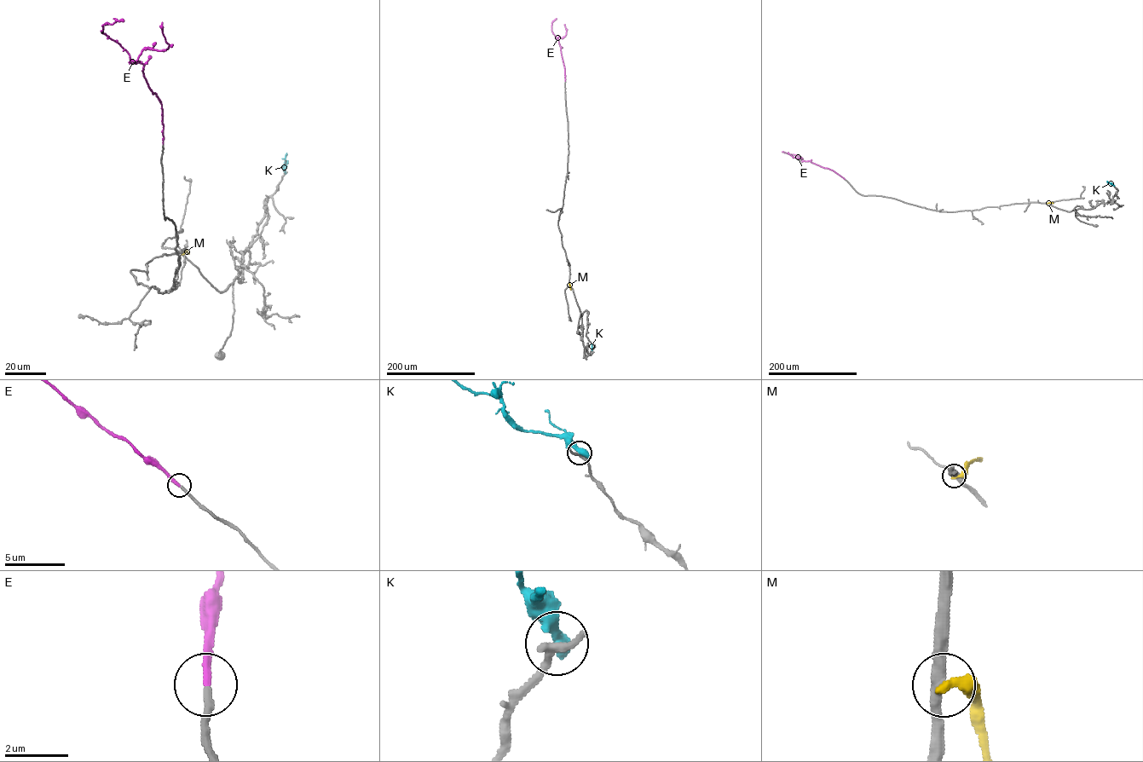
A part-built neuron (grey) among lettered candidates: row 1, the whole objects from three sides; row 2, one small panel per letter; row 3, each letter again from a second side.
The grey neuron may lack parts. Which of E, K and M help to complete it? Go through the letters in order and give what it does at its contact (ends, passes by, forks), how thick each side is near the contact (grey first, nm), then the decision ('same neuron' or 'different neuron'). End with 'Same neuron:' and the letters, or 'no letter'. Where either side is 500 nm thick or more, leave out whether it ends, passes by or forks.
E: it ends | 240/280 nm | same neuron
K: 360/500 nm | different neuron
M: it ends | 360/420 nm | different neuron
Same neuron: E

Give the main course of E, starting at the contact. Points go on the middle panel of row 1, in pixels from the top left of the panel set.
E: (565, 81), (561, 47), (551, 31), (551, 23), (557, 19)

